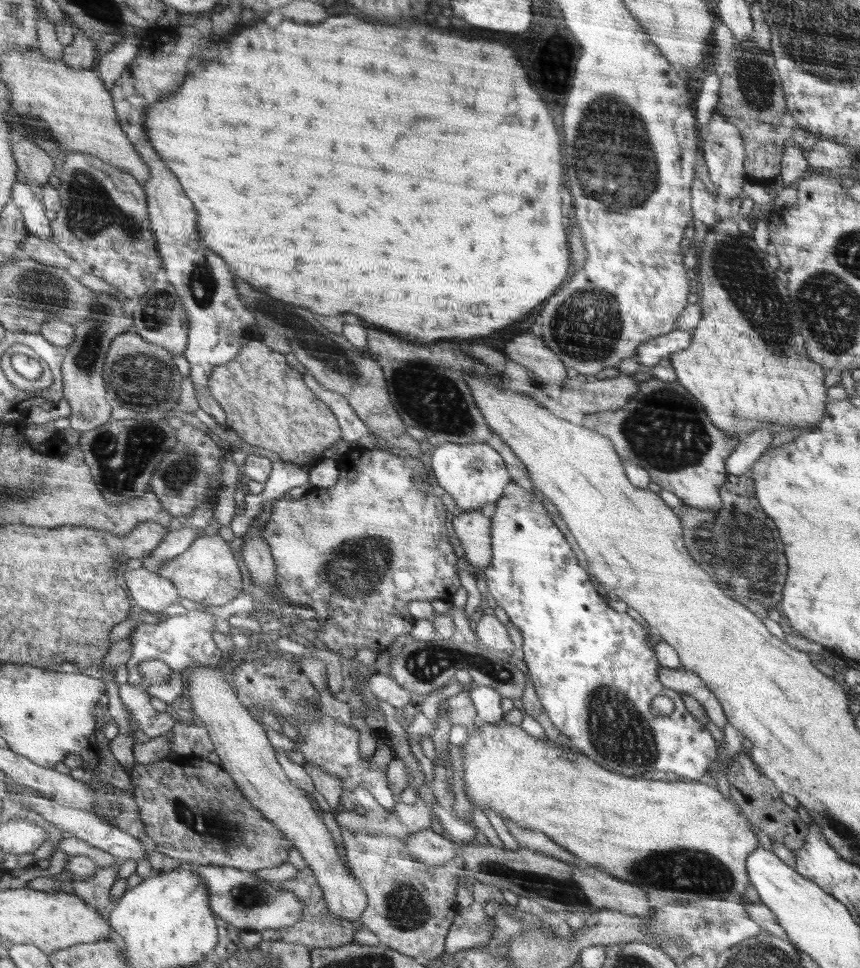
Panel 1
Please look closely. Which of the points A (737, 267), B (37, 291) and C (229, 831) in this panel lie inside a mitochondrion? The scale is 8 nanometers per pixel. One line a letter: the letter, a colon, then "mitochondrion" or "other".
A: mitochondrion
B: mitochondrion
C: mitochondrion

